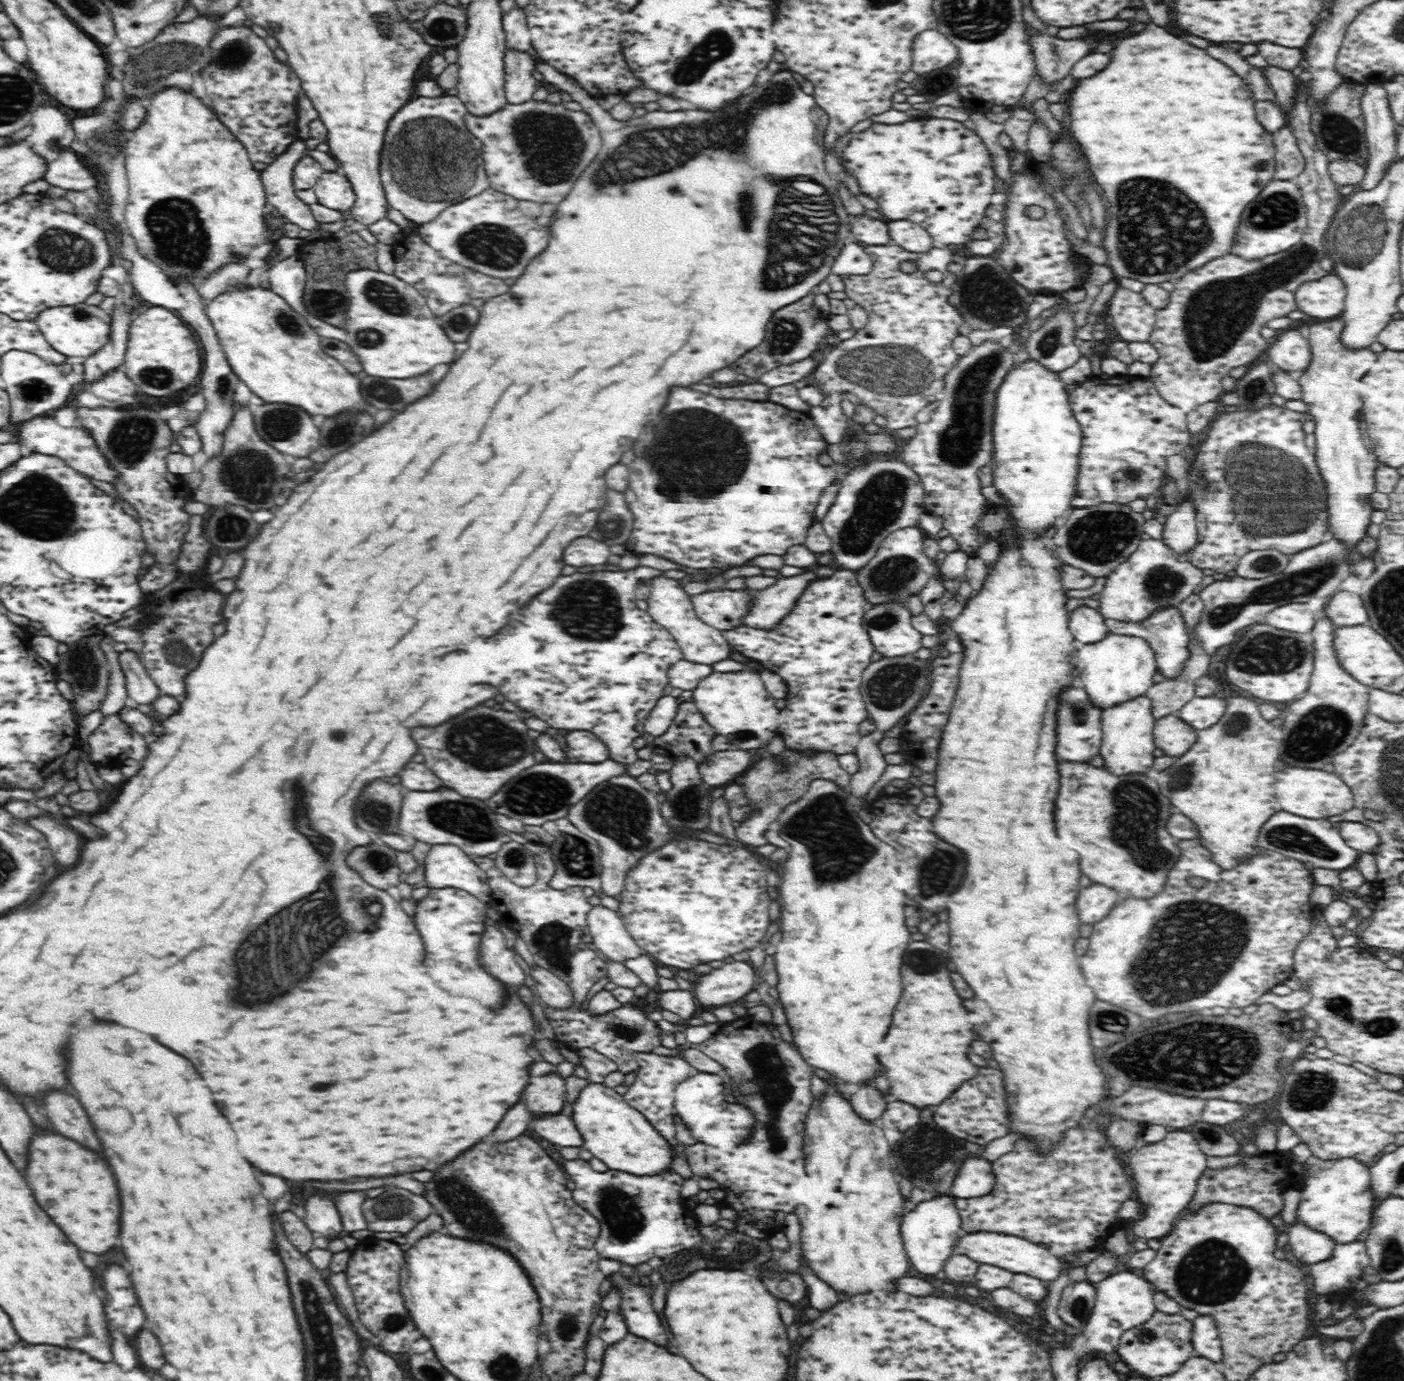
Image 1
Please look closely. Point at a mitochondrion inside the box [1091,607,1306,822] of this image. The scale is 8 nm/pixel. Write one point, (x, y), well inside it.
(1183, 776)

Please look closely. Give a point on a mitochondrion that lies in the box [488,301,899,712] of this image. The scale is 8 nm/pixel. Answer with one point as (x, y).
(566, 605)

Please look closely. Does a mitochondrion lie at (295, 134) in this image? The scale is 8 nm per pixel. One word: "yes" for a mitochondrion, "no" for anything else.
no

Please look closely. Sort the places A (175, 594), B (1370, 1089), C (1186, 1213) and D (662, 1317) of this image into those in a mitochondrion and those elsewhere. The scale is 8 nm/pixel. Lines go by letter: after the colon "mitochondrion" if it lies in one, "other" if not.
A: other
B: other
C: other
D: other

